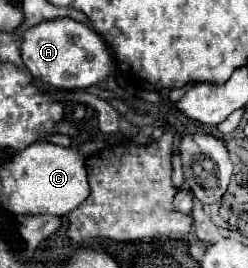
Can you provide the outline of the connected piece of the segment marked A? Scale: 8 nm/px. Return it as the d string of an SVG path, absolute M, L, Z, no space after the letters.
M73 18L43 20L23 32L21 58L29 72L53 90L79 90L89 88L109 74L115 74L115 64L107 52L103 38Z

